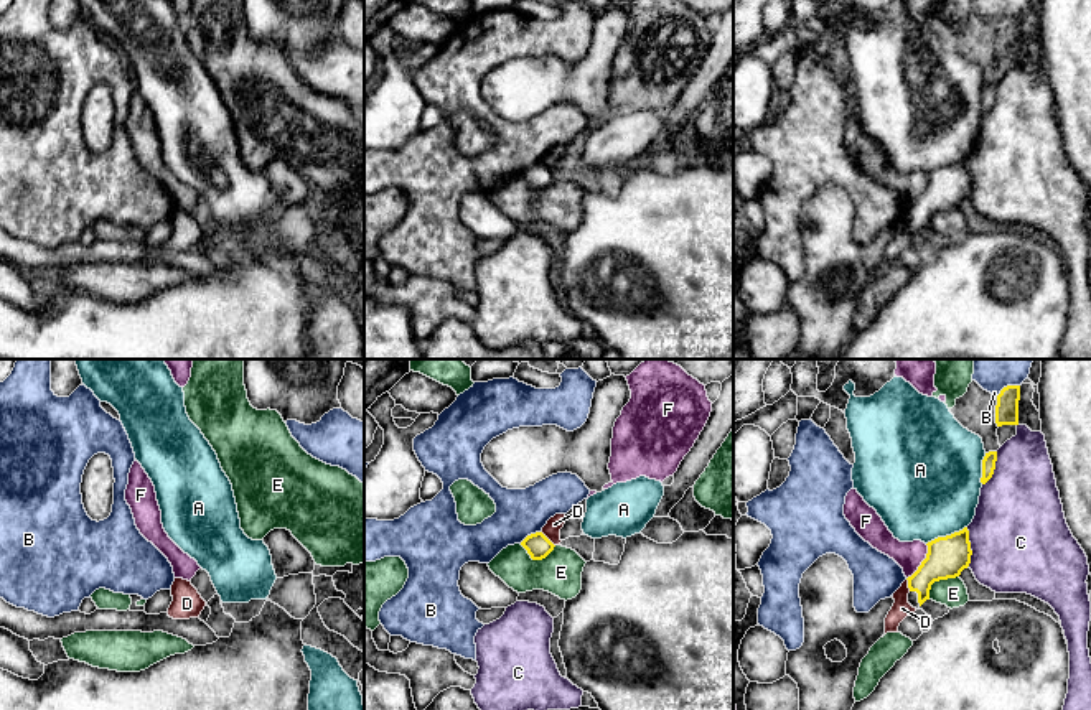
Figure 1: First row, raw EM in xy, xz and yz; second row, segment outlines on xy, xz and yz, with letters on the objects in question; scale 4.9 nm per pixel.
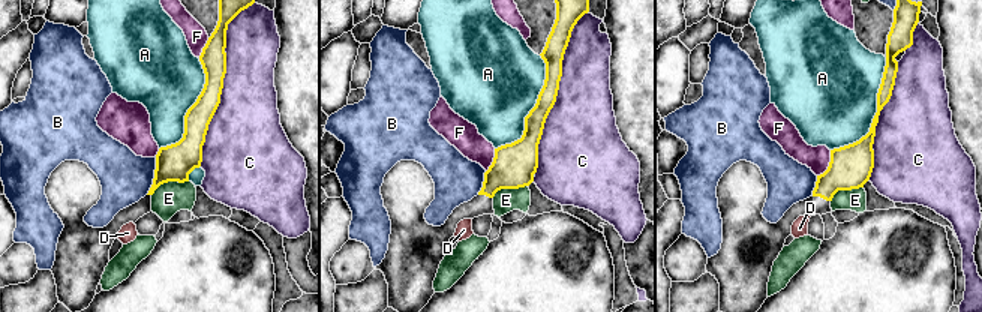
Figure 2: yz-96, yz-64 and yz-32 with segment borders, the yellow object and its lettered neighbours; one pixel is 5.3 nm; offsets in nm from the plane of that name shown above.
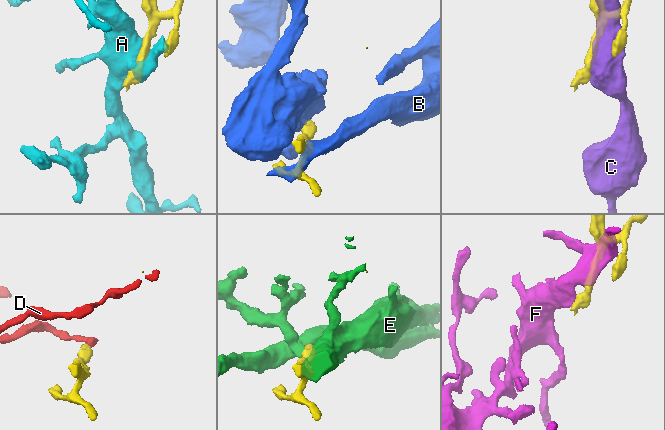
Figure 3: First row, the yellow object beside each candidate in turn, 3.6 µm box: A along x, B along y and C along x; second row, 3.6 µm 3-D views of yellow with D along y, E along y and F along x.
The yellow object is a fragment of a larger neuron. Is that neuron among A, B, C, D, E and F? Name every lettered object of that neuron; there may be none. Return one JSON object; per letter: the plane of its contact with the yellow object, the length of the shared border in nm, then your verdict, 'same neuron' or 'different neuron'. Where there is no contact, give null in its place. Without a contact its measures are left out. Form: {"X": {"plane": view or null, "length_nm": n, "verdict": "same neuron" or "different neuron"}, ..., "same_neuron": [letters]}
{"A": {"plane": "yz", "length_nm": 220, "verdict": "different neuron"}, "B": {"plane": "yz", "length_nm": 130, "verdict": "different neuron"}, "C": {"plane": "yz", "length_nm": 190, "verdict": "different neuron"}, "D": {"plane": "xz", "length_nm": 100, "verdict": "different neuron"}, "E": {"plane": "yz", "length_nm": 190, "verdict": "different neuron"}, "F": {"plane": "yz", "length_nm": 200, "verdict": "different neuron"}, "same_neuron": []}

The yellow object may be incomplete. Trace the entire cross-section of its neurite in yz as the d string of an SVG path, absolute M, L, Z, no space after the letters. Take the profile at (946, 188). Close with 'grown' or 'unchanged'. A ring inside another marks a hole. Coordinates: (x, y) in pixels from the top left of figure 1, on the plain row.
M964 158L946 168L938 168L928 176L926 189L918 201L908 208L908 234L920 239L929 231L929 221L934 213L956 209L971 194L969 161Z | grown

